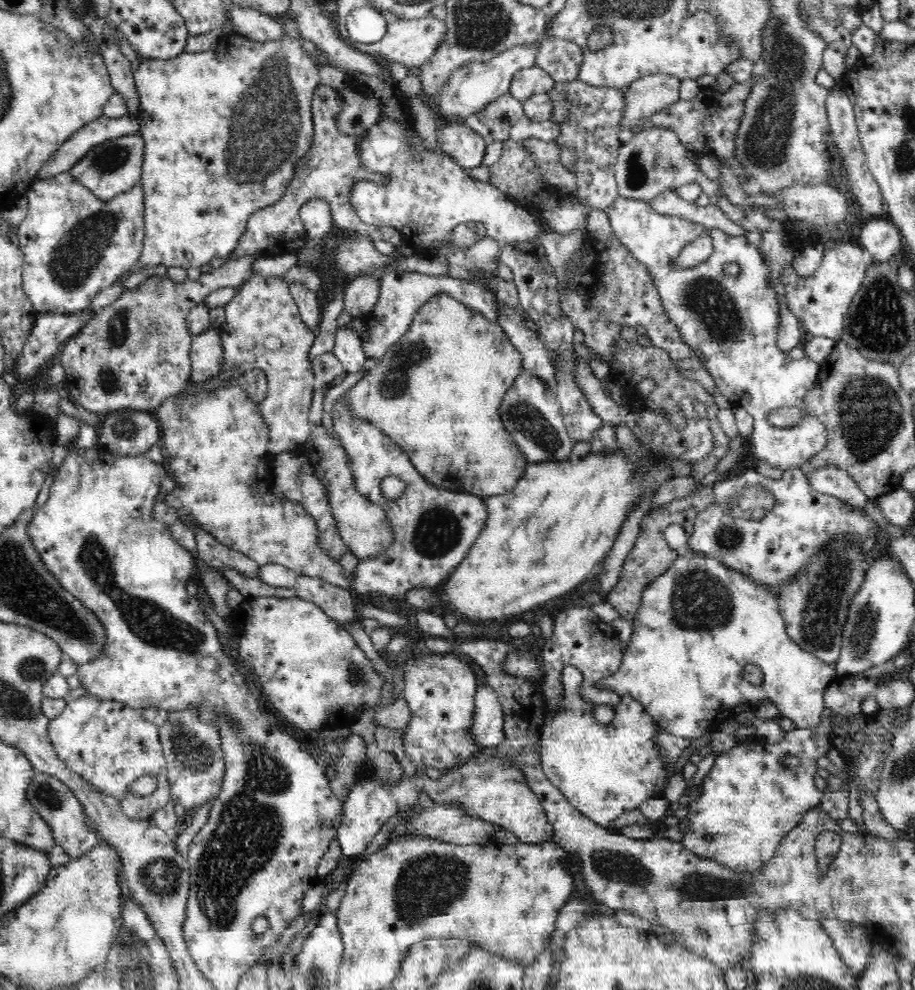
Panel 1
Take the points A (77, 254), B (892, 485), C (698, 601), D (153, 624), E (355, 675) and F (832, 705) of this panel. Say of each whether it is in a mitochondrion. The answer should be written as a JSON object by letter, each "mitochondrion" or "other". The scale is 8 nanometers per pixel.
{"A":"mitochondrion","B":"other","C":"mitochondrion","D":"mitochondrion","E":"mitochondrion","F":"other"}

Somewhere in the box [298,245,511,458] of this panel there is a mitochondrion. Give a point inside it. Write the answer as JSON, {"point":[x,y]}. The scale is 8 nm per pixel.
{"point":[394,382]}

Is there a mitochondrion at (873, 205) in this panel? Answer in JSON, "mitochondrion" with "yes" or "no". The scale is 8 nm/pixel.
{"mitochondrion":"no"}

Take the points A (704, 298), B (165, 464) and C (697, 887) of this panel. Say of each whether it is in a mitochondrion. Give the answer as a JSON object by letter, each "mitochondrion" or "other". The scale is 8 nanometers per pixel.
{"A":"mitochondrion","B":"other","C":"mitochondrion"}

